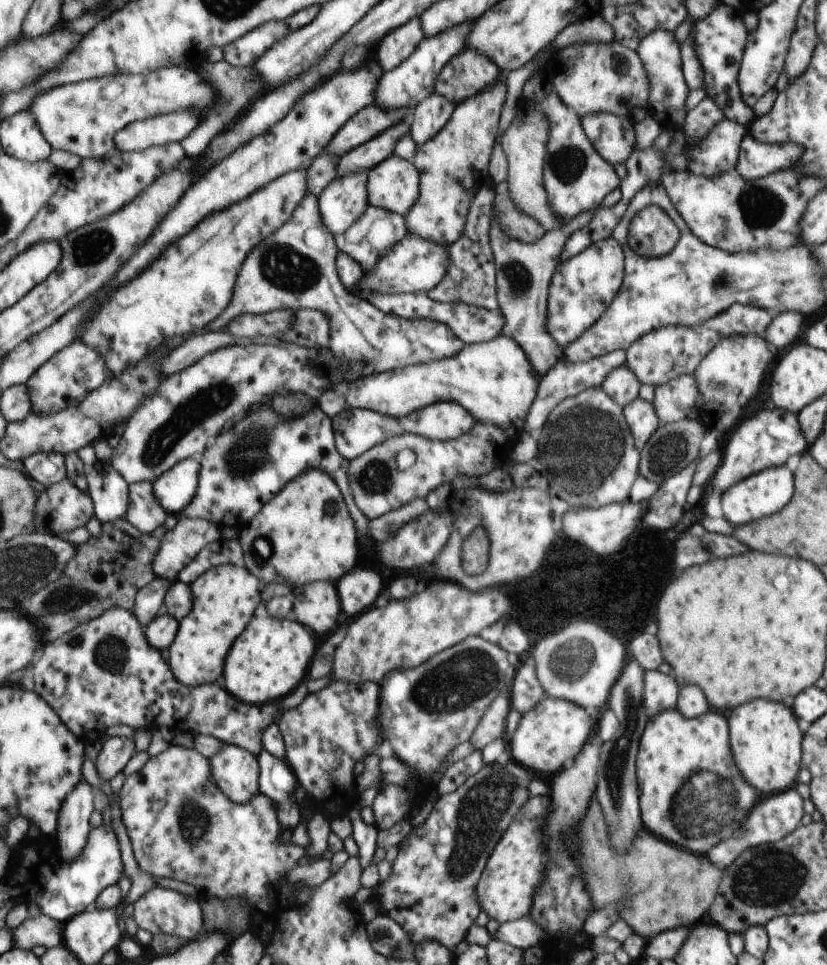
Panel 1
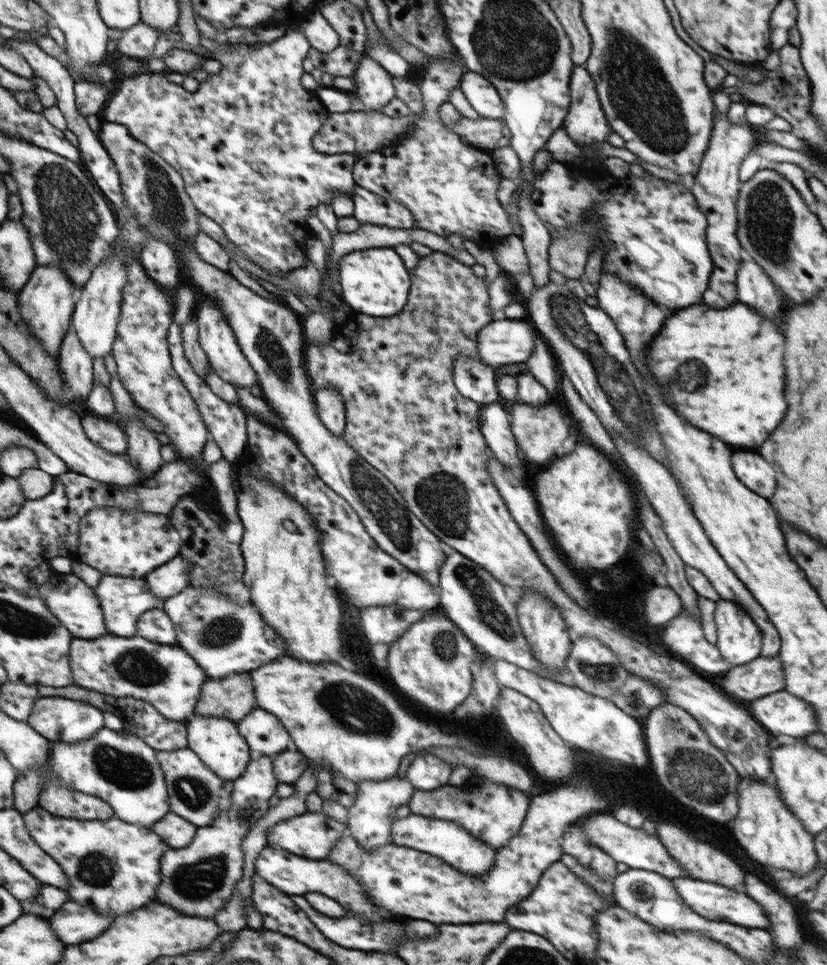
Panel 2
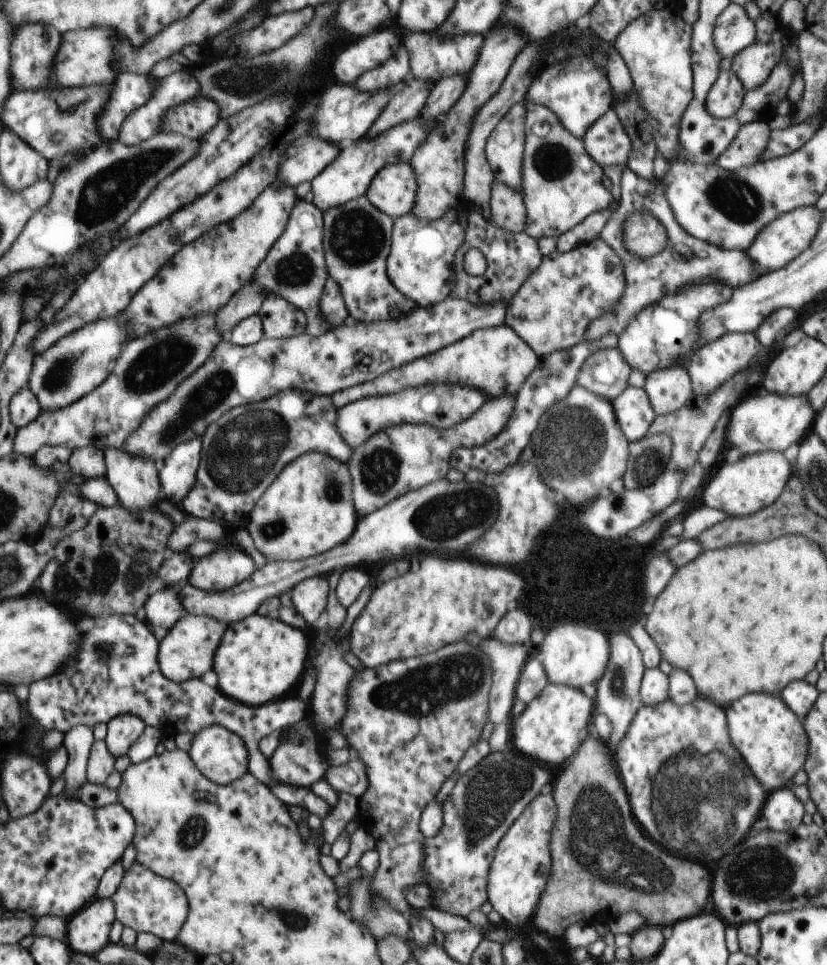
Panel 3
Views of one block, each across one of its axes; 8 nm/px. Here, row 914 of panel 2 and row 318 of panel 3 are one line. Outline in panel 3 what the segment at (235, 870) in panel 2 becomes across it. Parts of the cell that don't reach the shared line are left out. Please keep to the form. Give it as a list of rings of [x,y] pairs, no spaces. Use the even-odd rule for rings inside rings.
[[[204,314],[204,316],[198,316],[198,318],[188,318],[188,320],[184,320],[184,322],[178,322],[176,326],[166,326],[164,330],[160,328],[159,330],[156,330],[156,332],[146,334],[146,336],[129,339],[127,342],[128,350],[124,350],[124,358],[120,358],[120,366],[116,366],[116,374],[112,374],[112,378],[108,378],[108,382],[104,382],[104,386],[100,386],[100,390],[96,390],[96,394],[87,394],[87,397],[84,397],[81,401],[77,401],[75,404],[65,407],[64,409],[56,411],[44,411],[40,414],[39,418],[36,418],[36,421],[31,423],[31,425],[27,425],[18,429],[14,440],[13,452],[24,454],[26,458],[33,458],[34,454],[39,453],[39,450],[43,449],[45,445],[68,446],[68,448],[72,448],[72,451],[74,449],[79,449],[86,446],[95,446],[102,451],[116,450],[117,448],[124,451],[124,442],[127,442],[128,438],[131,437],[131,434],[135,433],[136,430],[139,429],[144,420],[147,418],[148,414],[155,409],[156,406],[167,401],[175,393],[175,390],[183,384],[184,381],[194,376],[194,372],[196,372],[196,370],[198,370],[198,368],[200,368],[204,362],[207,363],[210,360],[220,342],[224,340],[223,332],[219,330],[217,318],[217,314]]]

